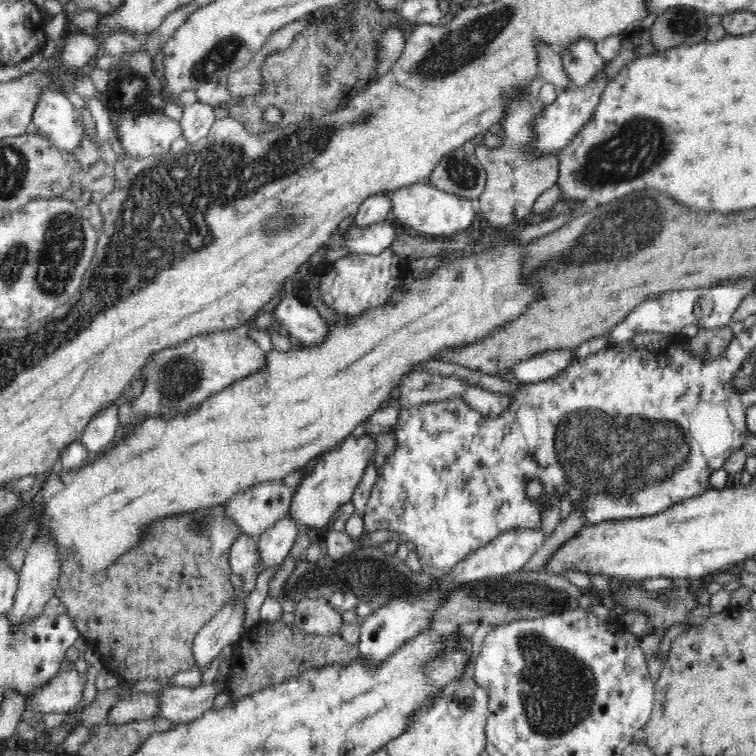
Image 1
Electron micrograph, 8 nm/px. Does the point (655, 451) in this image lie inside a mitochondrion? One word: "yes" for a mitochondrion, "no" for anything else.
yes

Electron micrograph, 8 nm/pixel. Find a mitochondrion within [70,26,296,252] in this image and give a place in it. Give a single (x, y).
(222, 54)

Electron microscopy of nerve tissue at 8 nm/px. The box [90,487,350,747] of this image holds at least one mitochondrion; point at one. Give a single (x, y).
(318, 579)

